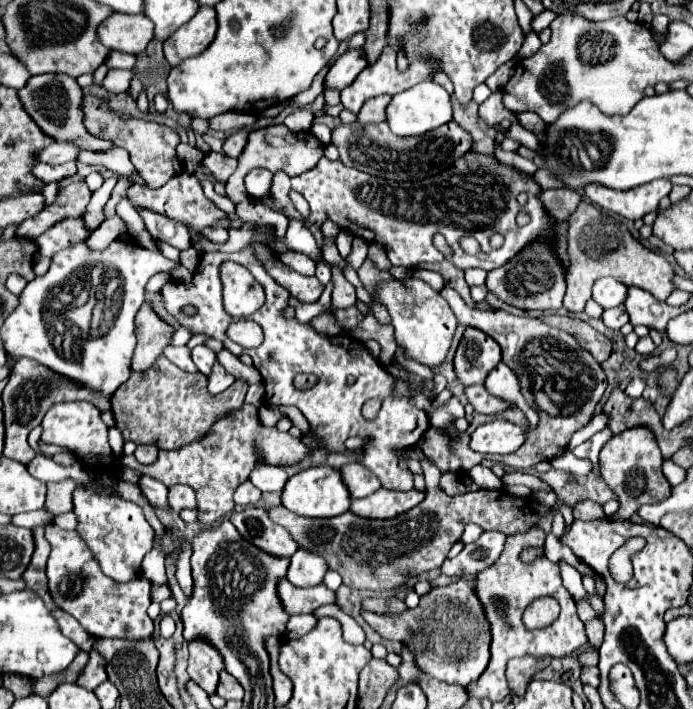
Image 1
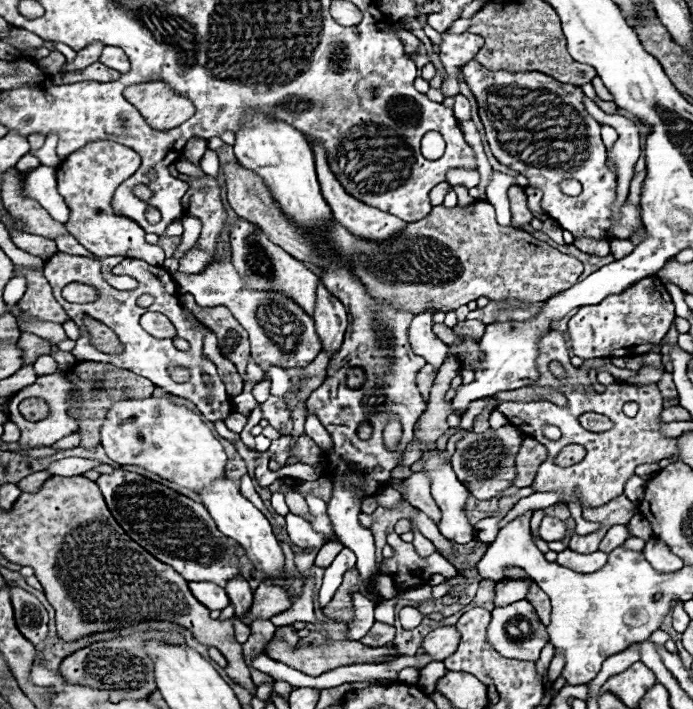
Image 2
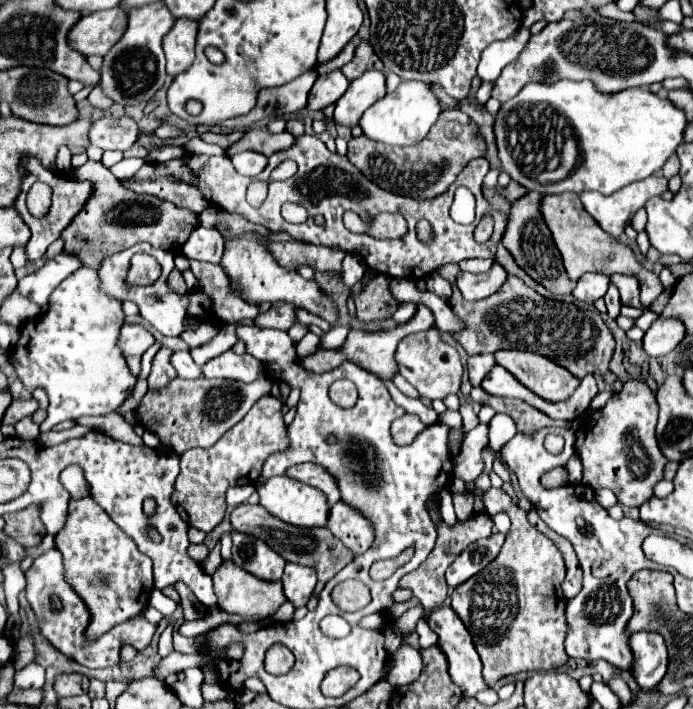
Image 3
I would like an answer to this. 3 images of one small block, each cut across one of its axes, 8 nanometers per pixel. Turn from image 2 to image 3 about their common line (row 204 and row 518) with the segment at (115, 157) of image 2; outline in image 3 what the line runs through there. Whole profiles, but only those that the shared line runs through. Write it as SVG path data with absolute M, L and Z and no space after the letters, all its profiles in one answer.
M90 496L70 500L68 522L56 534L56 548L64 556L66 582L90 608L90 638L102 636L112 626L146 608L154 588L152 560L138 550L136 542Z

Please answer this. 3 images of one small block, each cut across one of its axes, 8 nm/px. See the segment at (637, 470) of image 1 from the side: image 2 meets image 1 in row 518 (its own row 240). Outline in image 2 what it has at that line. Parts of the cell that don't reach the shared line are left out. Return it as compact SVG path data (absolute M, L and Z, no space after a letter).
M612 240L612 242L610 242L610 250L612 250L614 260L620 260L620 258L628 256L628 252L630 252L632 248L634 248L634 246L632 246L630 240Z

